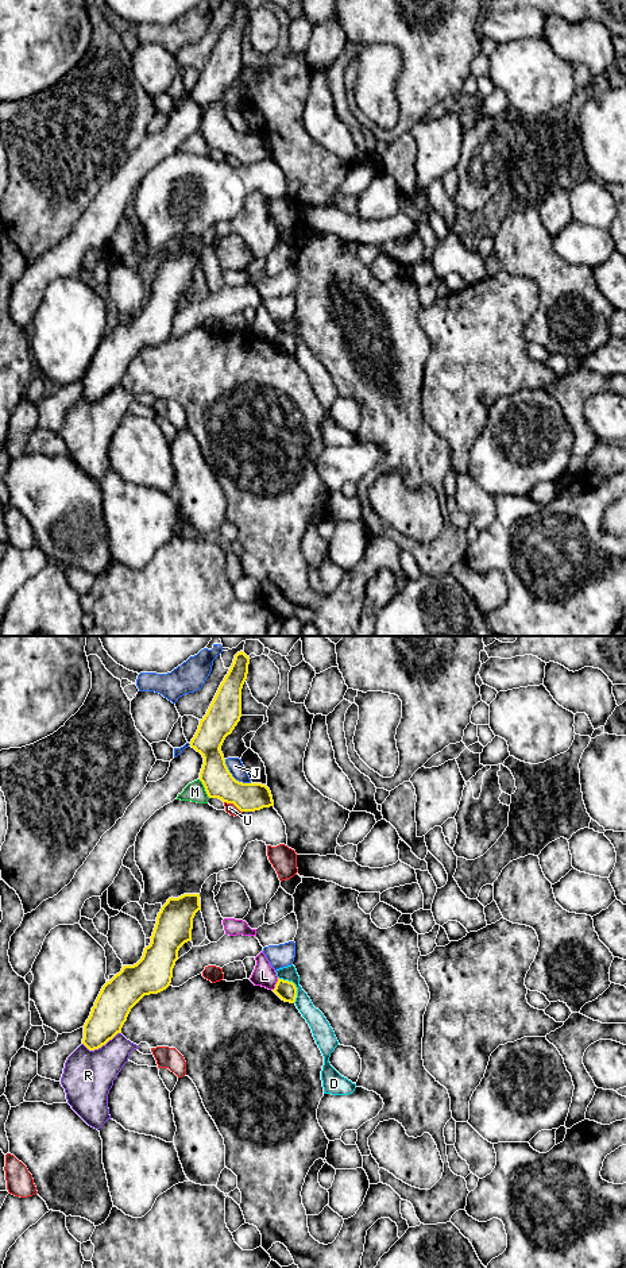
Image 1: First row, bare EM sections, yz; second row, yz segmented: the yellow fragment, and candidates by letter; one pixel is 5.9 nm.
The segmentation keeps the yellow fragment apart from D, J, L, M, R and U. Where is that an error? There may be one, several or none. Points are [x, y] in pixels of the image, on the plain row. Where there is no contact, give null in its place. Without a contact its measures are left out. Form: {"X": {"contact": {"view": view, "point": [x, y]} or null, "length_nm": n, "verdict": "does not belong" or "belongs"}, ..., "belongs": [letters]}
{"D": {"contact": {"view": "yz", "point": [294, 338]}, "length_nm": 190, "verdict": "does not belong"}, "J": {"contact": {"view": "yz", "point": [232, 128]}, "length_nm": 220, "verdict": "does not belong"}, "L": {"contact": {"view": "yz", "point": [275, 336]}, "length_nm": 90, "verdict": "does not belong"}, "M": {"contact": {"view": "yz", "point": [205, 141]}, "length_nm": 130, "verdict": "does not belong"}, "R": {"contact": {"view": "yz", "point": [101, 397]}, "length_nm": 240, "verdict": "does not belong"}, "U": {"contact": {"view": "yz", "point": [234, 155]}, "length_nm": 130, "verdict": "does not belong"}, "belongs": []}

